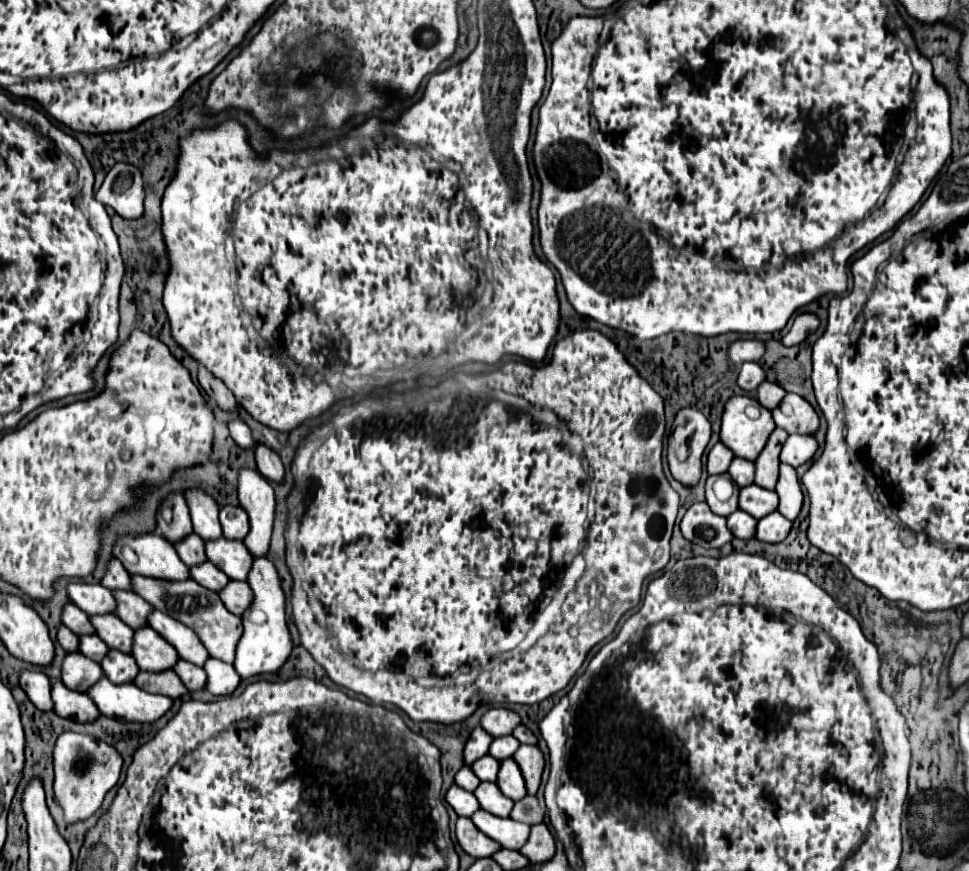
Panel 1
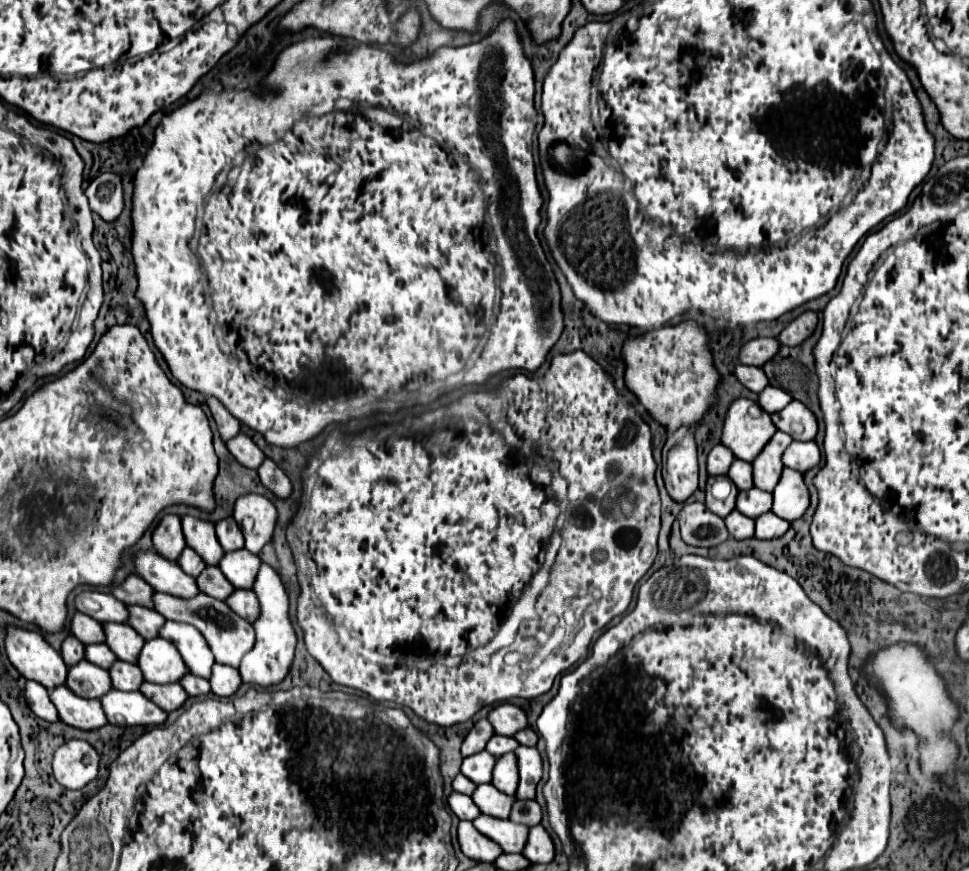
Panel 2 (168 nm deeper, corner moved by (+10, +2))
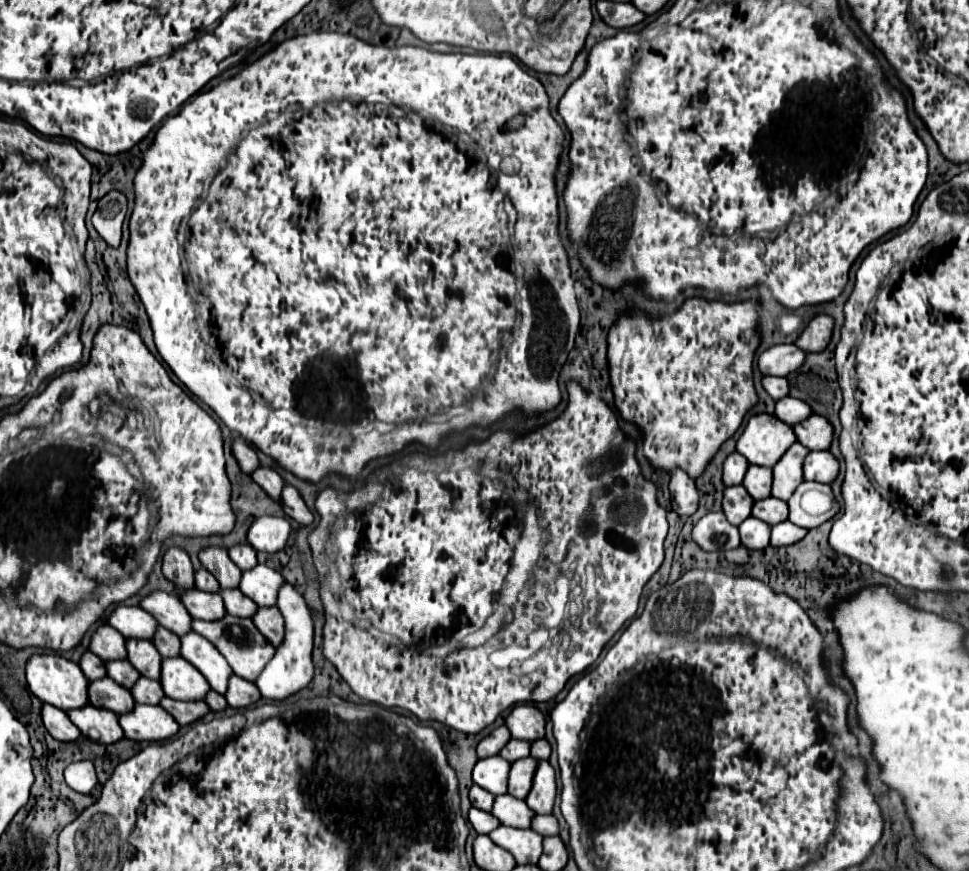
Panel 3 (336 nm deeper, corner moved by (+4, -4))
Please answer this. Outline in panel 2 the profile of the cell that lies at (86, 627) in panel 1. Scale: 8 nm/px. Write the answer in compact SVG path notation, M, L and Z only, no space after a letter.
M74 613L70 629L86 645L90 645L90 643L102 643L104 641L102 625L96 619L92 619L92 617L84 615L84 613Z

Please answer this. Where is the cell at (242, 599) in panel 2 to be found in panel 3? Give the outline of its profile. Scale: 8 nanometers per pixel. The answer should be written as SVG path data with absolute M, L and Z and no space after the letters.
M276 607L258 609L258 613L252 617L252 621L258 627L258 631L262 631L274 647L278 643L282 643L282 637L284 637L284 617L282 617L282 613Z

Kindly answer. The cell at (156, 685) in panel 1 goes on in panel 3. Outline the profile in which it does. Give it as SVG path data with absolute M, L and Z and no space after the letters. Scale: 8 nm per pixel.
M164 697L160 705L182 725L190 725L198 719L202 719L206 713L210 713L210 707L204 701L174 701L170 697Z

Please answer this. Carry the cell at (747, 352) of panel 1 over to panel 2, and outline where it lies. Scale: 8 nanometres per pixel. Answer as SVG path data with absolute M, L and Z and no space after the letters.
M752 339L740 347L738 361L742 365L762 367L770 357L774 357L778 347L780 347L778 339Z

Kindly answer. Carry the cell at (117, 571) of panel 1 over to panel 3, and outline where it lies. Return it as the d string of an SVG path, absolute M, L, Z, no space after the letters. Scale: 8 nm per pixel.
M154 591L142 599L140 607L146 609L150 615L154 615L162 627L170 629L178 637L192 631L190 613L186 613L186 607L174 595L168 595L164 591Z

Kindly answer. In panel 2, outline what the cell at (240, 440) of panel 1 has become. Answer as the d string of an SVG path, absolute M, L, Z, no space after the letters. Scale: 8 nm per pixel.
M238 433L236 437L226 441L228 451L238 459L238 463L242 463L244 467L250 469L258 469L260 463L264 461L264 453L258 449L258 445L244 433Z

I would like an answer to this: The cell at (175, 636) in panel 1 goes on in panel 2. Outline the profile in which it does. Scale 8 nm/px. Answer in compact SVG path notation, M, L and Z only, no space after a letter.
M166 621L160 627L160 637L174 643L178 653L182 655L190 673L198 677L210 677L210 667L214 663L212 651L204 643L204 637L196 631L196 627L176 621Z

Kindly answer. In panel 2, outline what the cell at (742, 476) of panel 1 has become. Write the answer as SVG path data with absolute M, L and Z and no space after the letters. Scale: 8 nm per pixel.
M734 459L730 471L728 471L728 477L734 481L734 485L742 491L742 489L752 489L754 483L752 483L752 465L746 463L746 461L740 461L740 459Z

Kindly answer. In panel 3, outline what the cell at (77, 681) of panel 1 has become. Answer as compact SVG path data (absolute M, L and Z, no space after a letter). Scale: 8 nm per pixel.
M110 677L92 681L90 689L88 689L88 697L90 697L90 705L110 709L116 715L122 715L122 713L134 709L134 705L136 705L134 697L130 697L130 691L122 685L118 685L116 681L112 681Z

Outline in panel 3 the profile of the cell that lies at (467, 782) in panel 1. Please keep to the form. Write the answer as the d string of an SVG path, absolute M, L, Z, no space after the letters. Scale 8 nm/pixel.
M472 785L472 789L470 789L470 801L472 801L474 807L478 807L482 811L490 811L492 805L494 805L494 795L488 793L486 789L478 787L478 785Z

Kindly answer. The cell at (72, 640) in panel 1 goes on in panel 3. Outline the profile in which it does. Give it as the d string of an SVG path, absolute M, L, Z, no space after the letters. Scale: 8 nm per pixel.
M86 651L86 653L82 655L82 659L80 659L80 669L82 669L84 675L88 677L88 681L96 681L96 679L106 677L106 663L104 663L98 655L94 655L94 653L90 653L90 651Z

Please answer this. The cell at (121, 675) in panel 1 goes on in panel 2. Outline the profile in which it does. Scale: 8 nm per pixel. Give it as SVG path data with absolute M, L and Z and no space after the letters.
M120 659L112 663L108 673L110 673L110 679L112 679L112 687L118 689L118 691L136 691L140 687L140 683L144 681L138 665L124 663Z

